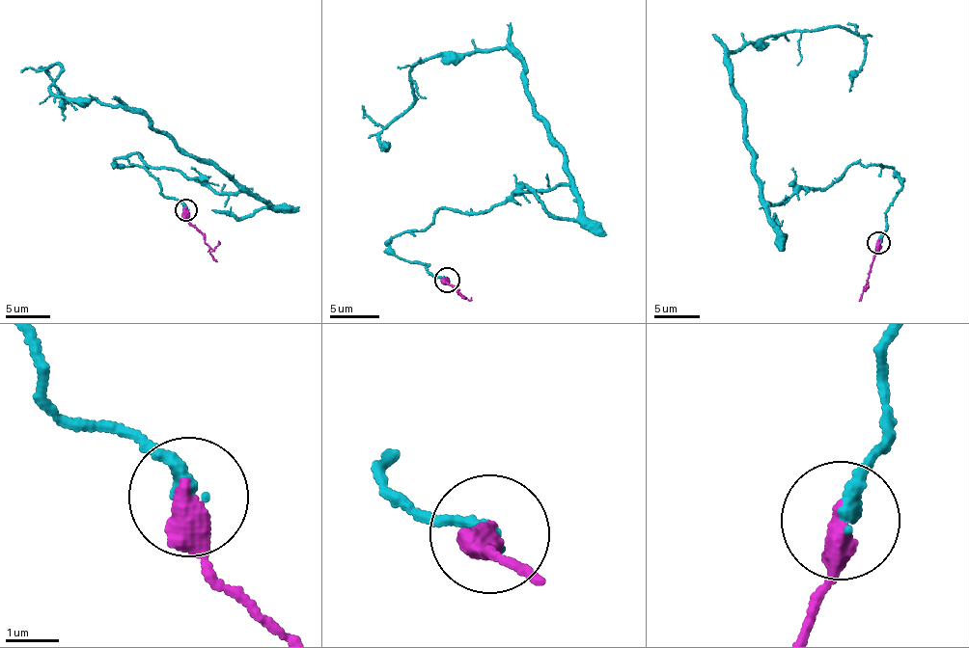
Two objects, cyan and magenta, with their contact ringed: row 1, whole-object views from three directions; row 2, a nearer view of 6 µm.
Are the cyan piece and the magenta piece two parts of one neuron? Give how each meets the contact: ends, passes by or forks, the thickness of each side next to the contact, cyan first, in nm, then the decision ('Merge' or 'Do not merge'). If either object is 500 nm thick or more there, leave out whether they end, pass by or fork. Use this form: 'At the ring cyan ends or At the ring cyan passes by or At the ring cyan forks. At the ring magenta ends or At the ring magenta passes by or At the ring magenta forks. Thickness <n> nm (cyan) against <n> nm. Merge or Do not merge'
Thickness 240 nm (cyan) against 500 nm. Merge

